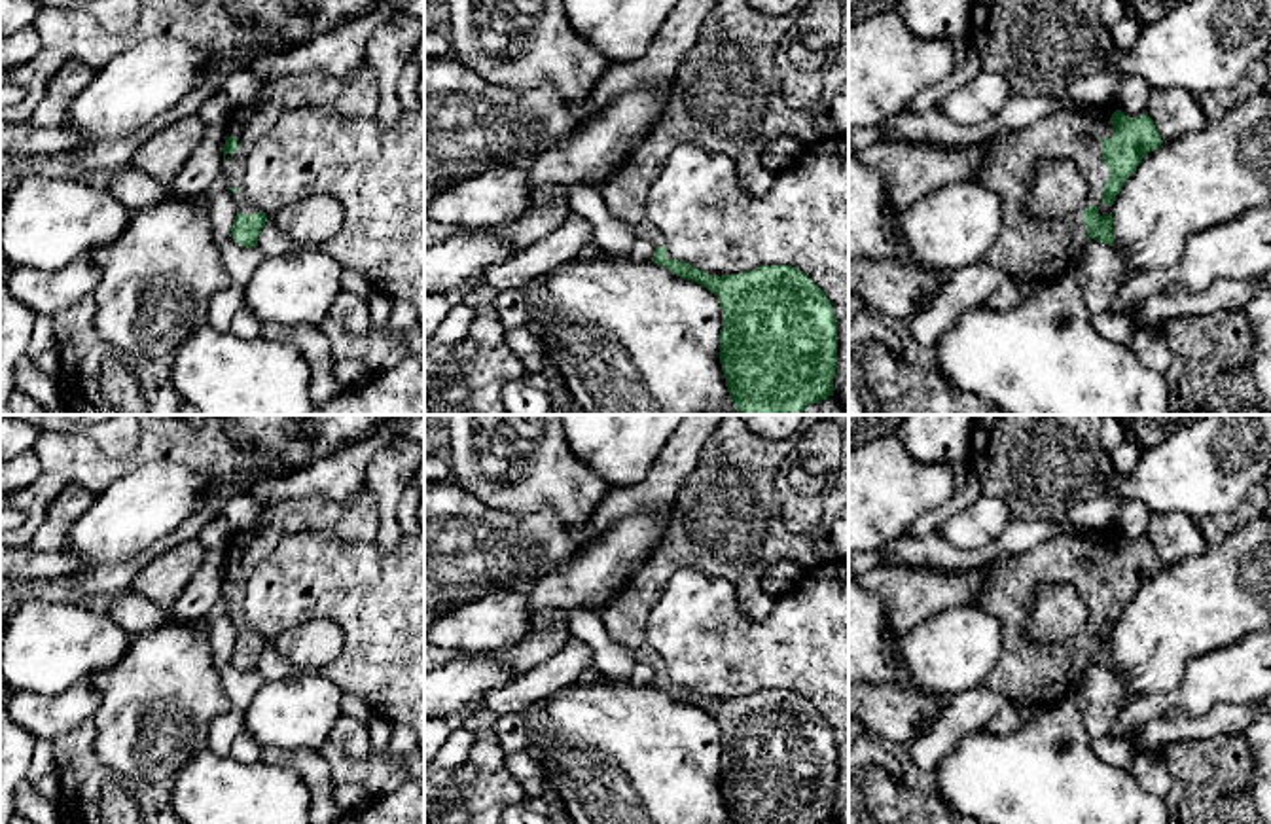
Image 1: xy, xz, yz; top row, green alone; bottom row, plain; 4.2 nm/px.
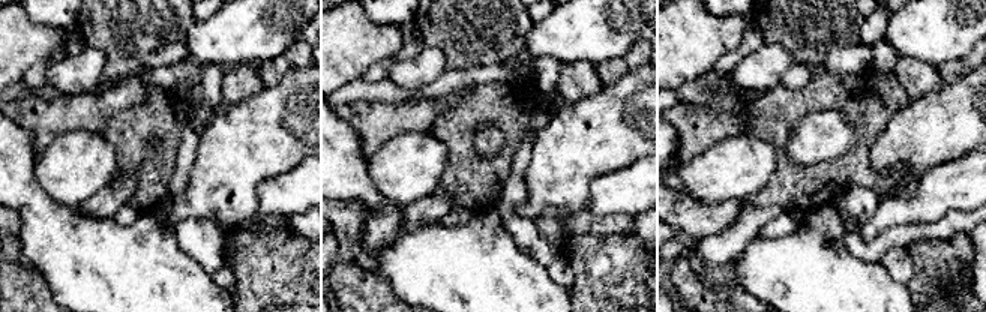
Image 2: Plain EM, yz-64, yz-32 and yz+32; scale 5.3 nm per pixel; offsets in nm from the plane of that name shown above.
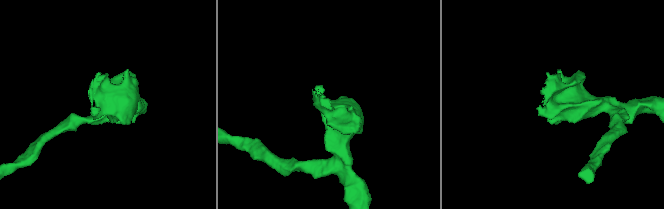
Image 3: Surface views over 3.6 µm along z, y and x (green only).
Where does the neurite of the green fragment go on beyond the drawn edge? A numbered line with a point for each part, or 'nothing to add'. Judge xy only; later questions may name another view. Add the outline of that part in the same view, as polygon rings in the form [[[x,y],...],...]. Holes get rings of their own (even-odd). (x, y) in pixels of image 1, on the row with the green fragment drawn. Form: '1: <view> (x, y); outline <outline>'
1: xy (357, 97); outline [[[364,64],[352,78],[333,80],[318,72],[288,74],[269,80],[261,99],[250,106],[233,106],[225,134],[237,138],[237,150],[225,155],[222,174],[241,214],[258,214],[242,193],[246,159],[260,136],[286,110],[322,108],[349,119],[373,119],[379,104],[379,80]]]

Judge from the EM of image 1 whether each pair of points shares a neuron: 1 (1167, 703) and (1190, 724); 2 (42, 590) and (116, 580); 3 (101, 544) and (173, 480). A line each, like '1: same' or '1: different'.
1: different
2: same
3: same

